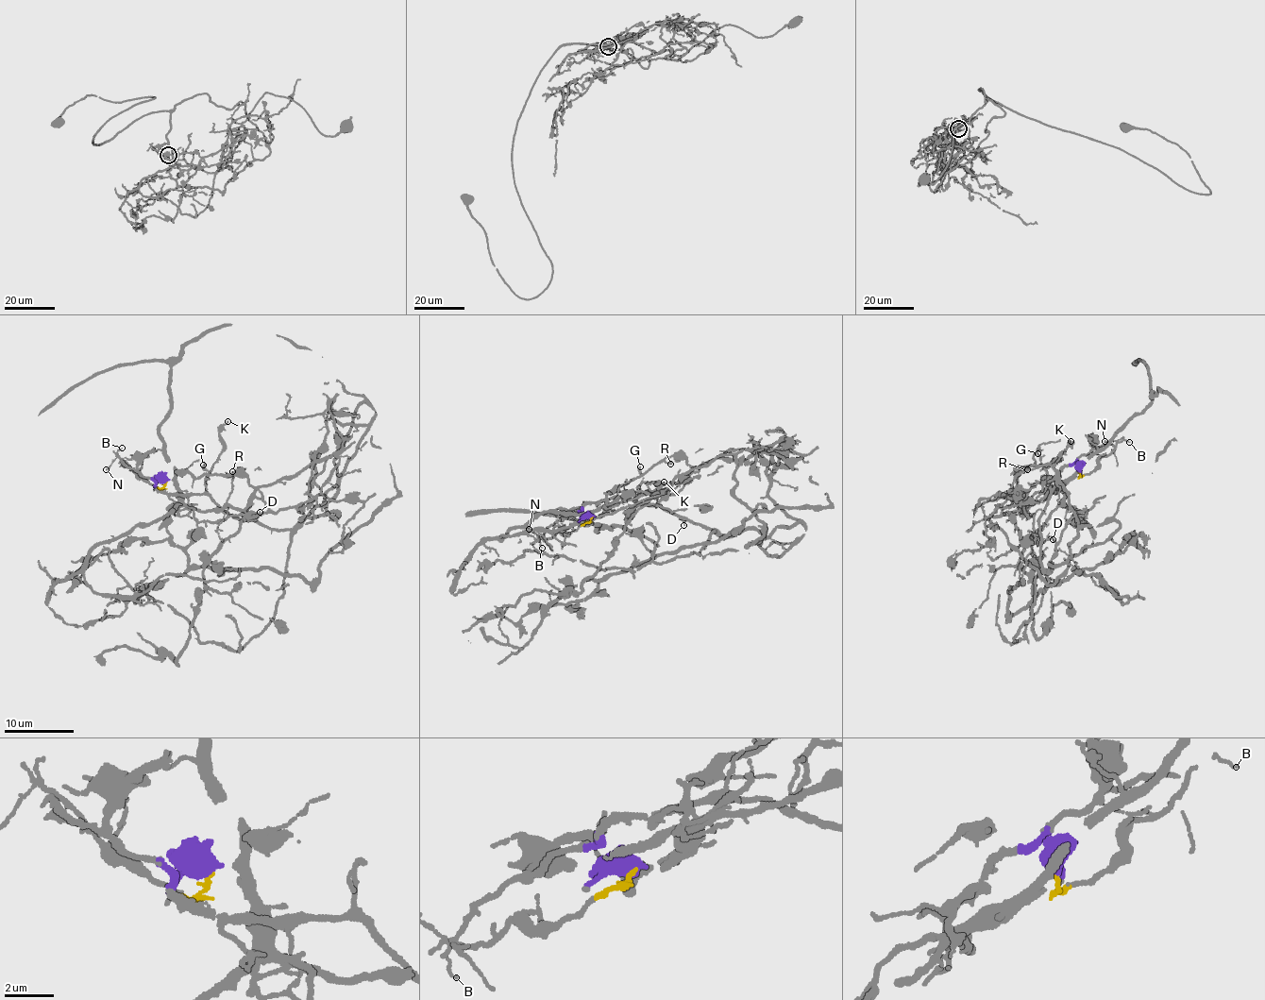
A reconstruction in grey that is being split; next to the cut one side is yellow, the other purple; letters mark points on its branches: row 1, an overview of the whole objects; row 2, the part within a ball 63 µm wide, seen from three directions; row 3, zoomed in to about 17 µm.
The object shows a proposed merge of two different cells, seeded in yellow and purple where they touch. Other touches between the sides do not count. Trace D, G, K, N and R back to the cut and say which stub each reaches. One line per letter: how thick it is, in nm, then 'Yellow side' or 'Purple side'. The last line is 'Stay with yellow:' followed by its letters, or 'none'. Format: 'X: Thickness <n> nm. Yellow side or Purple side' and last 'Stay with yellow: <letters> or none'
D: Thickness 130 nm. Purple side
G: Thickness 110 nm. Purple side
K: Thickness 150 nm. Purple side
N: Thickness 140 nm. Yellow side
R: Thickness 130 nm. Purple side
Stay with yellow: N

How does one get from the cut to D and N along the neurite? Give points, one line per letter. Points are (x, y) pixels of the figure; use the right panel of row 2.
D: (1078, 471), (1074, 465), (1066, 465), (1051, 481), (1038, 526), (1040, 535), (1053, 539)
N: (1078, 471), (1081, 476), (1093, 469), (1116, 445), (1113, 440), (1104, 442)

